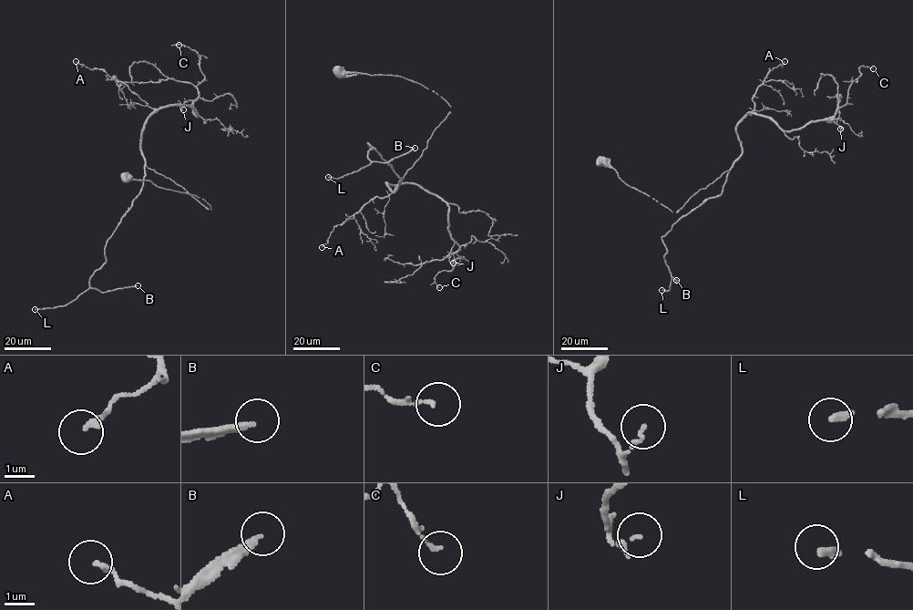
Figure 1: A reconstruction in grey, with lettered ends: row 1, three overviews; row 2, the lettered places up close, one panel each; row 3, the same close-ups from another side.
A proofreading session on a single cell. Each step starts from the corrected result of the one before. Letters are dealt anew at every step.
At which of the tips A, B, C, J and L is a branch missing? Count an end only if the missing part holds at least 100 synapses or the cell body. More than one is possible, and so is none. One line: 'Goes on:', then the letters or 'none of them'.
Goes on: B, L

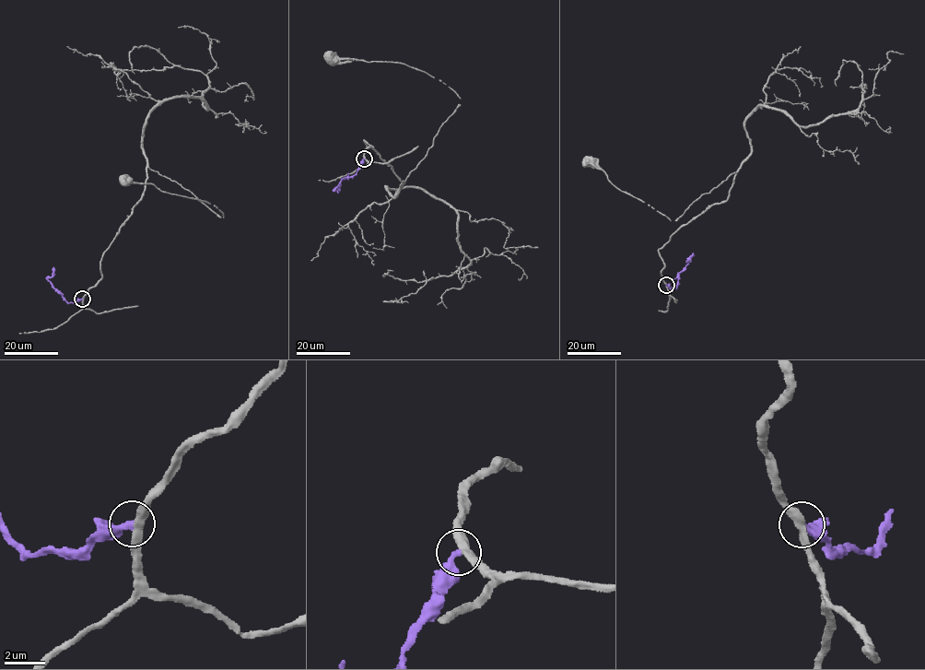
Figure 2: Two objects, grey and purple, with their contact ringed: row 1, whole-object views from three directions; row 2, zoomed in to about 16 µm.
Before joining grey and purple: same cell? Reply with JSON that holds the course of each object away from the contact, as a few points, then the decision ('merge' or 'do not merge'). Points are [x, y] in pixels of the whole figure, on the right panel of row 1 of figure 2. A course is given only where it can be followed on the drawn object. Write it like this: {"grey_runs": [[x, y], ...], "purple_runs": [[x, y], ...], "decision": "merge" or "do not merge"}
{"grey_runs": [[666, 285], [659, 250], [690, 220], [726, 200], [738, 170], [670, 220], [616, 188], [591, 161]], "purple_runs": [[666, 285], [675, 287], [677, 277], [693, 252]], "decision": "do not merge"}

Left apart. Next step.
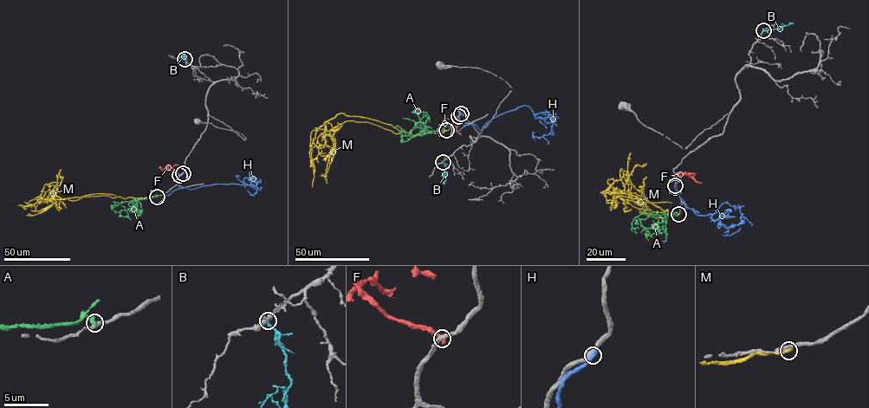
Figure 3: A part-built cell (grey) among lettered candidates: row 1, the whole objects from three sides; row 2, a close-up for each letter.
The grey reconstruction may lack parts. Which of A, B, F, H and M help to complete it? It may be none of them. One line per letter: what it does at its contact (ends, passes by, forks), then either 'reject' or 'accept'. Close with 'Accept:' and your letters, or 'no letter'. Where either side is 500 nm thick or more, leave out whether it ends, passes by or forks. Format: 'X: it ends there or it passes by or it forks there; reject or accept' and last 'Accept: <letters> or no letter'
A: it ends there; reject
B: it ends there; reject
F: it ends there; reject
H: it ends there; reject
M: it ends there; reject
Accept: no letter

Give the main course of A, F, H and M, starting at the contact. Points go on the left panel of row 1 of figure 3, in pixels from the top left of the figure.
A: (156, 196), (120, 203), (112, 208), (120, 216), (126, 216), (127, 212), (121, 205)
F: (179, 175), (167, 167), (178, 165)
H: (183, 173), (178, 178), (181, 188), (241, 185), (246, 178), (257, 189), (241, 181), (240, 176)
M: (157, 196), (123, 198), (101, 193), (55, 199), (52, 191), (48, 190), (32, 204), (18, 205)

